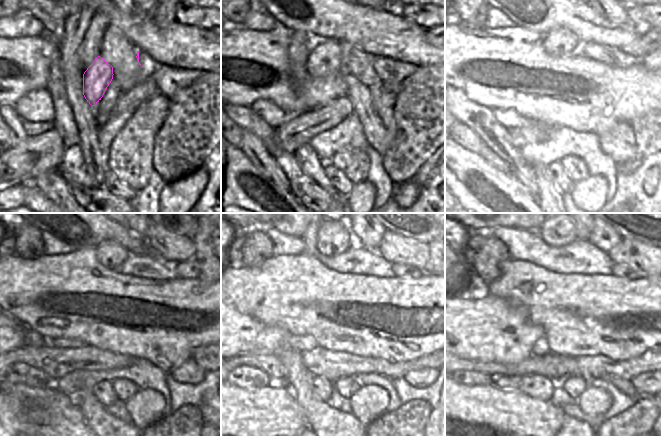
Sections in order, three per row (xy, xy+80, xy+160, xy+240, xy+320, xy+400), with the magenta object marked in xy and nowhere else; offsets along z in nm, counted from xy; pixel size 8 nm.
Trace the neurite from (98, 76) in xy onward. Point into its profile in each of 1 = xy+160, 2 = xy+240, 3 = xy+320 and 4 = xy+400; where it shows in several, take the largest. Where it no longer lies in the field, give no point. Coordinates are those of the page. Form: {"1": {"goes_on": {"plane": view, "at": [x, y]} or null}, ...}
{"1": {"goes_on": {"plane": "xy+160", "at": [560, 42]}}, "2": {"goes_on": {"plane": "xy+240", "at": [111, 255]}}, "3": {"goes_on": {"plane": "xy+320", "at": [333, 238]}}, "4": {"goes_on": {"plane": "xy+400", "at": [556, 233]}}}

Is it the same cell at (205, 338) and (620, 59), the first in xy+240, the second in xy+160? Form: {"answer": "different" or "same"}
{"answer": "different"}

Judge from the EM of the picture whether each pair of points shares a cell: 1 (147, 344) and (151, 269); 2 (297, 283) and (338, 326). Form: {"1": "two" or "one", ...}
{"1": "two", "2": "one"}

